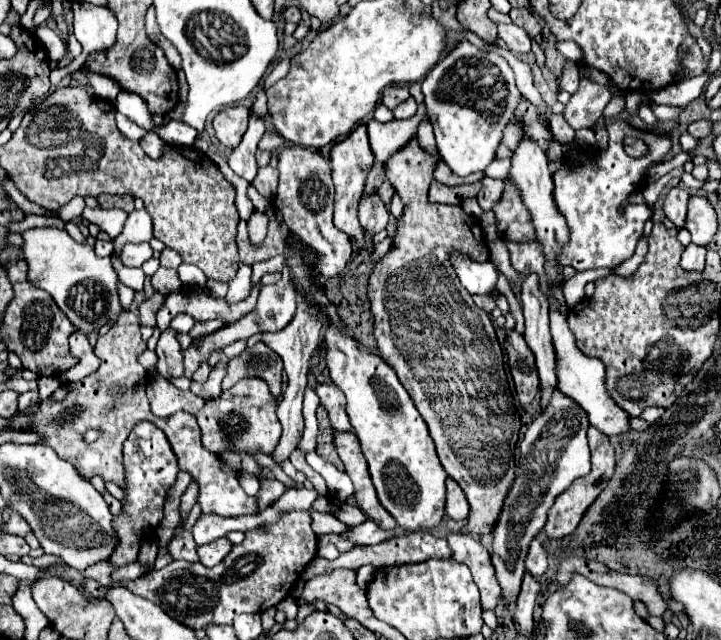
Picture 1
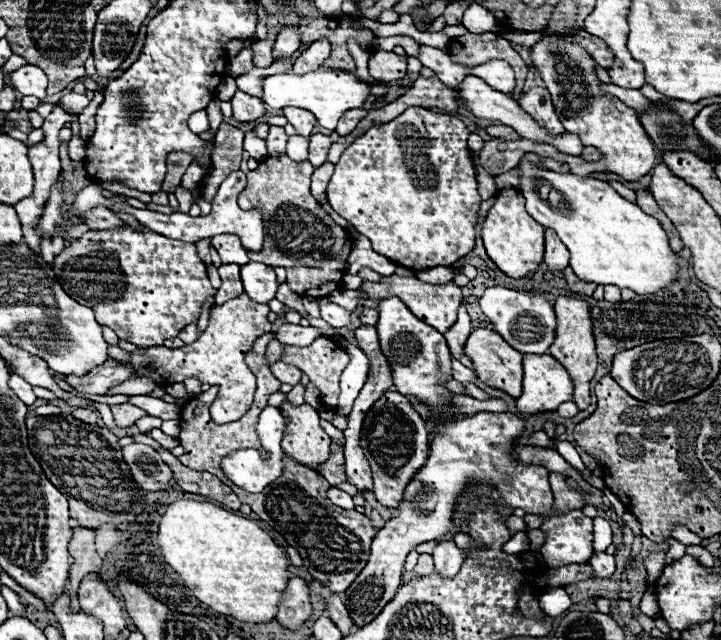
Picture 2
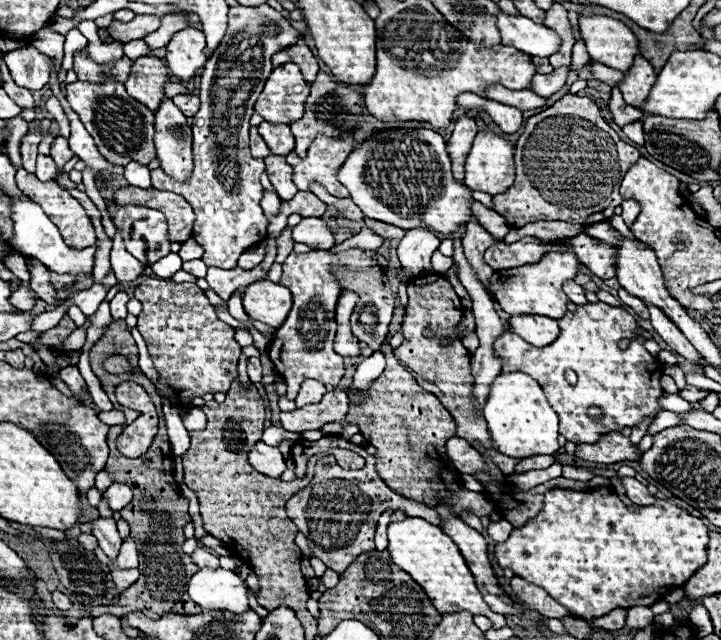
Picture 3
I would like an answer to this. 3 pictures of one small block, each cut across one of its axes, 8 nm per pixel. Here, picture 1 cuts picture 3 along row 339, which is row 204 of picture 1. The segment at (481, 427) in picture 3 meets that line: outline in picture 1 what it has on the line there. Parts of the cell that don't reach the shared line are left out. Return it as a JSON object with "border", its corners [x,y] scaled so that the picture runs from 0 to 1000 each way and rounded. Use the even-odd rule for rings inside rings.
{"border":[[[580,216],[569,219],[569,225],[563,225],[563,231],[555,231],[546,244],[541,244],[541,250],[533,256],[535,263],[535,278],[541,281],[541,288],[549,294],[552,306],[558,309],[560,316],[560,334],[558,334],[558,344],[552,347],[552,359],[546,366],[546,388],[519,416],[516,422],[516,431],[513,431],[513,444],[510,444],[510,469],[513,469],[513,484],[519,491],[519,525],[521,525],[521,534],[524,534],[524,547],[527,547],[527,556],[533,559],[533,566],[538,572],[544,572],[552,584],[552,594],[558,597],[558,603],[563,606],[563,613],[569,616],[569,622],[574,625],[580,644],[585,647],[588,659],[594,663],[594,672],[596,672],[596,681],[605,694],[605,706],[607,706],[607,716],[610,716],[610,725],[616,728],[616,734],[621,738],[624,747],[630,747],[638,763],[644,766],[649,784],[652,784],[652,813],[649,819],[641,825],[641,831],[646,834],[660,834],[660,838],[671,838],[671,834],[680,834],[682,831],[682,822],[688,819],[688,809],[693,803],[693,794],[696,794],[696,781],[702,778],[705,766],[707,766],[707,756],[716,744],[716,725],[713,725],[713,697],[718,691],[718,675],[721,675],[721,647],[713,634],[713,619],[710,619],[710,609],[707,609],[707,600],[705,600],[705,591],[702,591],[702,581],[699,581],[699,553],[696,553],[696,544],[691,538],[691,528],[688,528],[688,519],[685,519],[685,506],[680,500],[680,494],[666,484],[655,463],[641,450],[641,444],[635,441],[624,409],[621,409],[621,397],[624,397],[624,388],[635,388],[638,394],[646,394],[649,400],[657,400],[660,409],[674,409],[677,406],[677,384],[671,381],[671,369],[669,369],[669,356],[666,356],[666,347],[660,347],[657,338],[646,334],[641,328],[638,319],[621,320],[621,319],[596,319],[594,316],[594,294],[602,278],[602,263],[605,256],[610,253],[610,244],[607,241],[594,241],[583,225],[580,225]]]}

